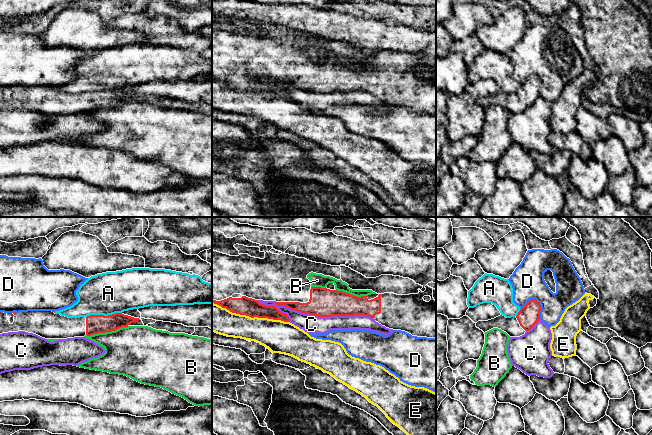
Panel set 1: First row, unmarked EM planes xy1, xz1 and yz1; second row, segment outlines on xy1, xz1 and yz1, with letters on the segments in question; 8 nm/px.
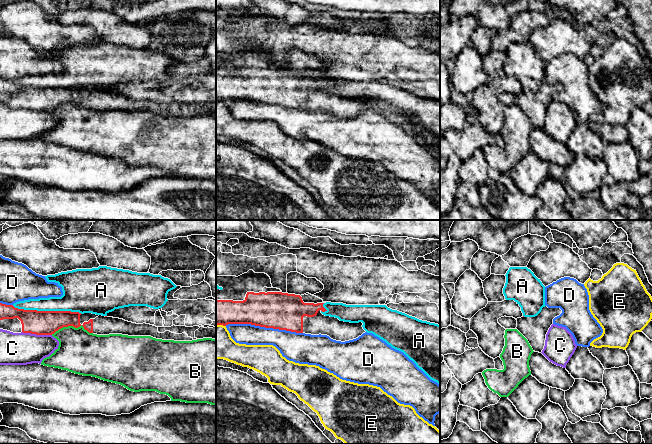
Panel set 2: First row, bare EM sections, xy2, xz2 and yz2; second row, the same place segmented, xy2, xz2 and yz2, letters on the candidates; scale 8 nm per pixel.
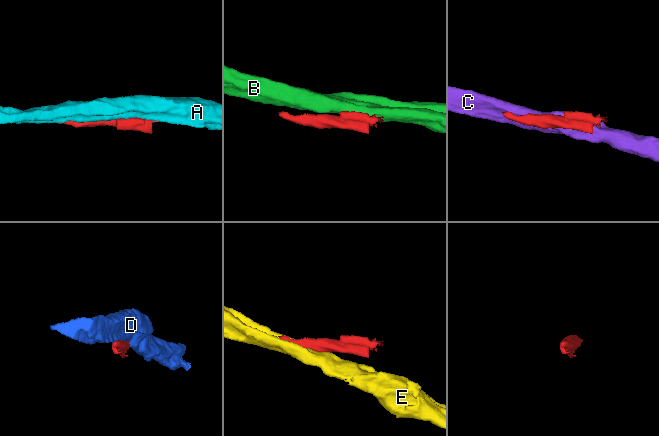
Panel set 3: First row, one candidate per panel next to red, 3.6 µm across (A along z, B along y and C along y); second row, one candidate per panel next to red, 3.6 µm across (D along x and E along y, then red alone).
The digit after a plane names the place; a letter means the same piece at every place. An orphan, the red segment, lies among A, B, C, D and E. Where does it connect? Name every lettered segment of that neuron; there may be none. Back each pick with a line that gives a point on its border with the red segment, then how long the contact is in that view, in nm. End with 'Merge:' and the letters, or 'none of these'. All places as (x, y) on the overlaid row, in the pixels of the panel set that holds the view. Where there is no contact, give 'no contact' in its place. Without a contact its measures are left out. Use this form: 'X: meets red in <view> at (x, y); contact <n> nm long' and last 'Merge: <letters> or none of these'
Merge: none of these

